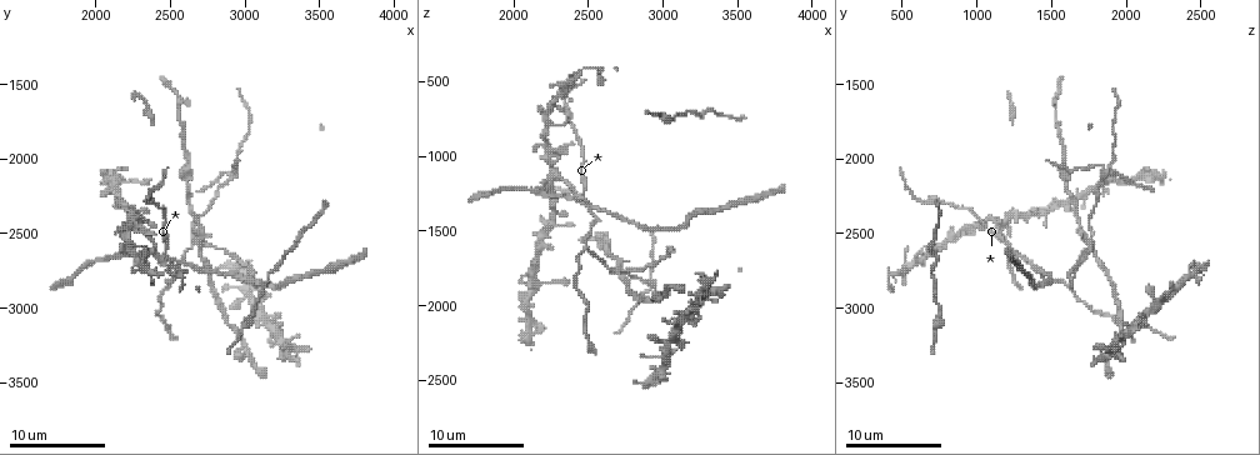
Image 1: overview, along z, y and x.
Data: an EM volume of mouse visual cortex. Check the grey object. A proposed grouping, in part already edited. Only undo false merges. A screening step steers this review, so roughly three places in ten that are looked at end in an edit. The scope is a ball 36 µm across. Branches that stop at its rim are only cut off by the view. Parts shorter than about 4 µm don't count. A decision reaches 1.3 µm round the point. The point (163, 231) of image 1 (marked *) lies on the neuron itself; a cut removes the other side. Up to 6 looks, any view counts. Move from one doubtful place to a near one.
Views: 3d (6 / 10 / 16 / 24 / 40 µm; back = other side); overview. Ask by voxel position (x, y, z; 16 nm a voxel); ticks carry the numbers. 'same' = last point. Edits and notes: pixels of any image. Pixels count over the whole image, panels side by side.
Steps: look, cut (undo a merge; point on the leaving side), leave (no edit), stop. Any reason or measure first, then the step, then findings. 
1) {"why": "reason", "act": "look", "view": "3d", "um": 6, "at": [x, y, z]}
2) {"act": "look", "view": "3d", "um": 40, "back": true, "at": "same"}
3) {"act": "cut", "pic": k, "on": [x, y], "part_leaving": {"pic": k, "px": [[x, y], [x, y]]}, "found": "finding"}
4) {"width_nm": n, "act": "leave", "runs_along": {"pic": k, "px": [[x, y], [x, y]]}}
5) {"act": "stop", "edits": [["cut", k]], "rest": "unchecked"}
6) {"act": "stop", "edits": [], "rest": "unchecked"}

{"why": "looks like a crossing", "act": "look", "view": "3d", "um": 10, "at": [2260, 2400, 1120]}

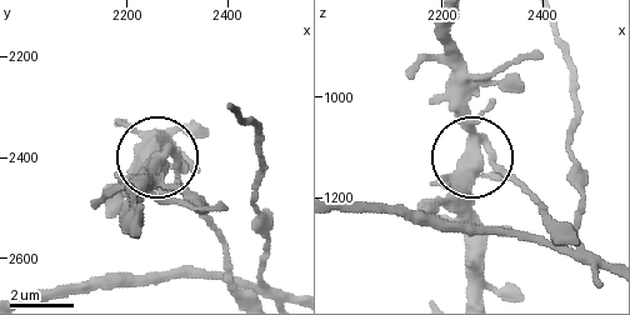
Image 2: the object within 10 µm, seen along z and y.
{"act": "cut", "pic": 2, "on": [498, 168], "part_leaving": {"pic": 2, "px": [[480, 140], [560, 225]]}, "found": "two neurons meet here"}

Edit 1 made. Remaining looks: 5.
{"why": "three-way junction", "act": "look", "view": "3d", "um": 16, "at": [2480, 2860, 1620]}

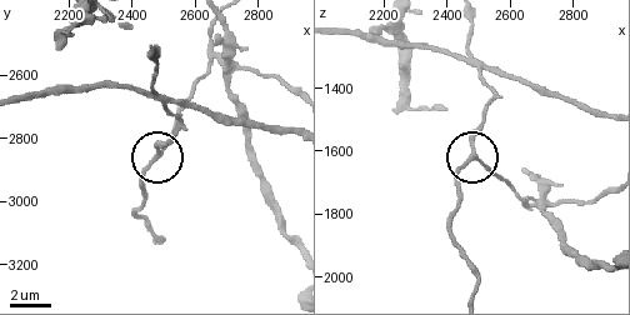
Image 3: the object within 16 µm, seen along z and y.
{"width_nm": 170, "act": "leave", "runs_along": {"pic": 3, "px": [[148, 49], [153, 93], [179, 126], [159, 146], [143, 190]]}, "found": "one neuron here"}

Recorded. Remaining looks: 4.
{"why": "four-way junction", "act": "look", "view": "3d", "um": 16, "at": [2700, 2600, 1760]}

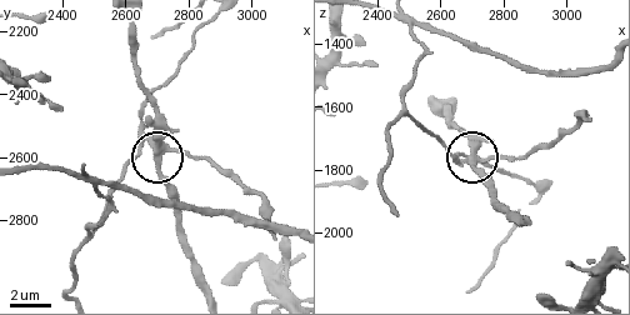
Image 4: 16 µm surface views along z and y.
{"act": "look", "view": "3d", "um": 6, "at": [2700, 2600, 1780]}

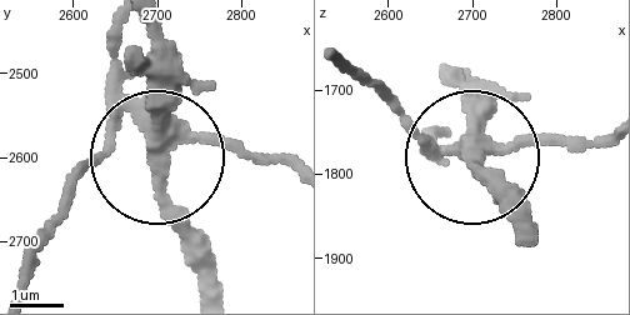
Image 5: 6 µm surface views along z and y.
{"act": "cut", "pic": 5, "on": [134, 75], "part_leaving": {"pic": 5, "px": [[128, 105], [164, 91], [141, 24]]}, "found": "a second neuron is stuck on"}

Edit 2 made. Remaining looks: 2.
{"act": "stop", "edits": [["cut", 2], ["cut", 5]], "rest": "unchecked"}

